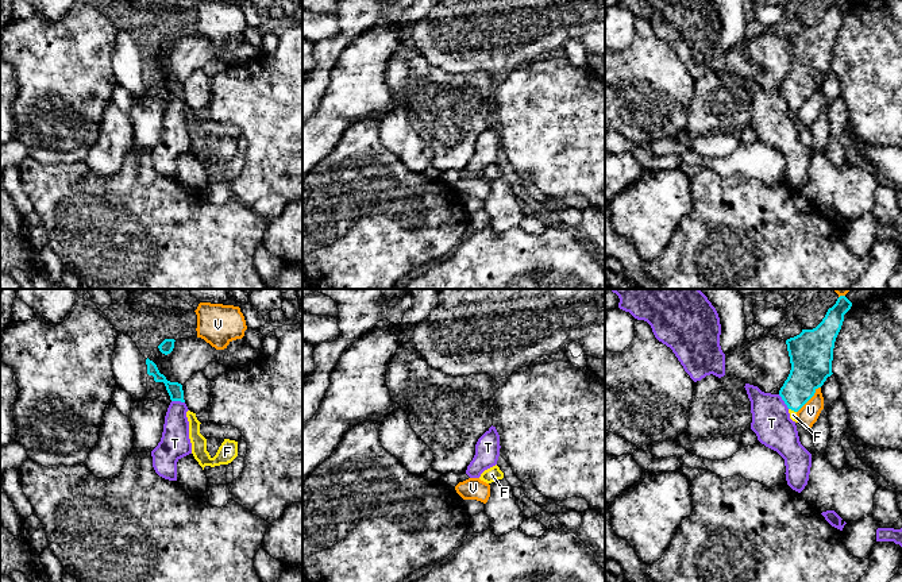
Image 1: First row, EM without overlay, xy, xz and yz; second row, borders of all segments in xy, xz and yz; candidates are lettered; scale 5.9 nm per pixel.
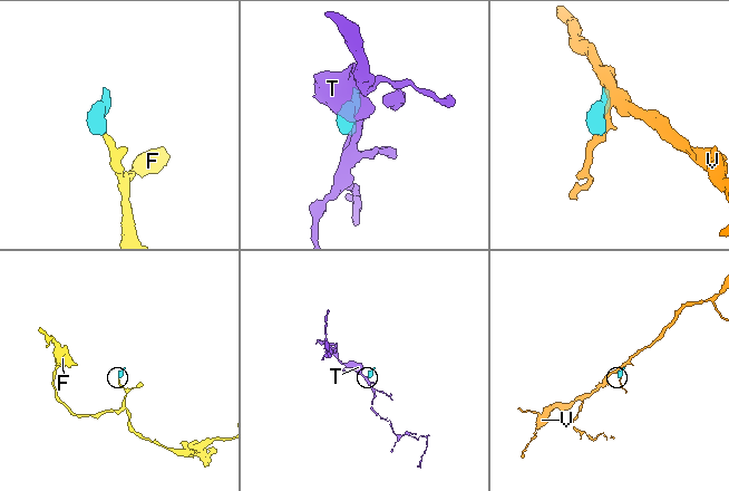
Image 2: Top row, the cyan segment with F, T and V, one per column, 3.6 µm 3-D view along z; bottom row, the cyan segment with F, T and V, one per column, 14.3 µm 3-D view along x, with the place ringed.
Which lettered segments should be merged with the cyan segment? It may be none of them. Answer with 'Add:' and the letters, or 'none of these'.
Add: F

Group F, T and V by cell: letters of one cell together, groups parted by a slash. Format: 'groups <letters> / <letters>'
groups F / T / V

